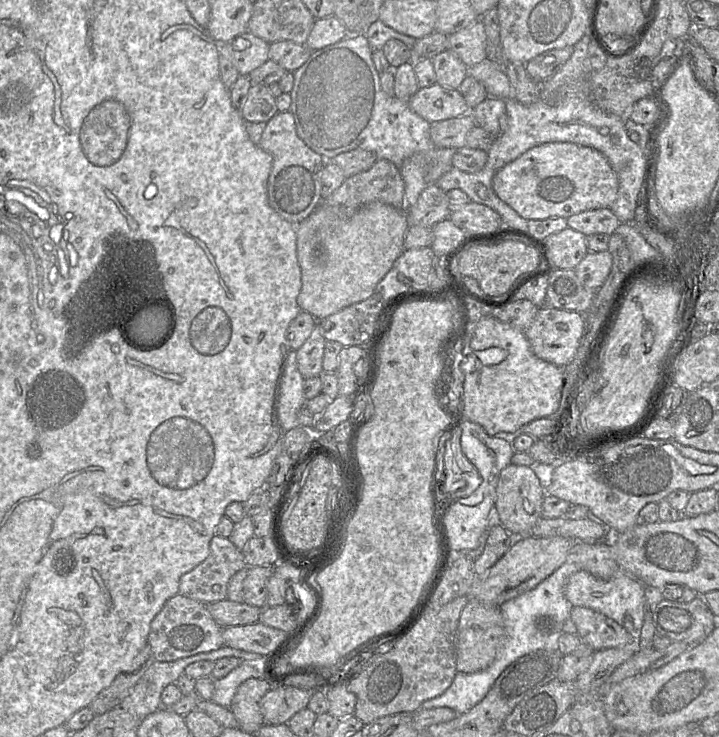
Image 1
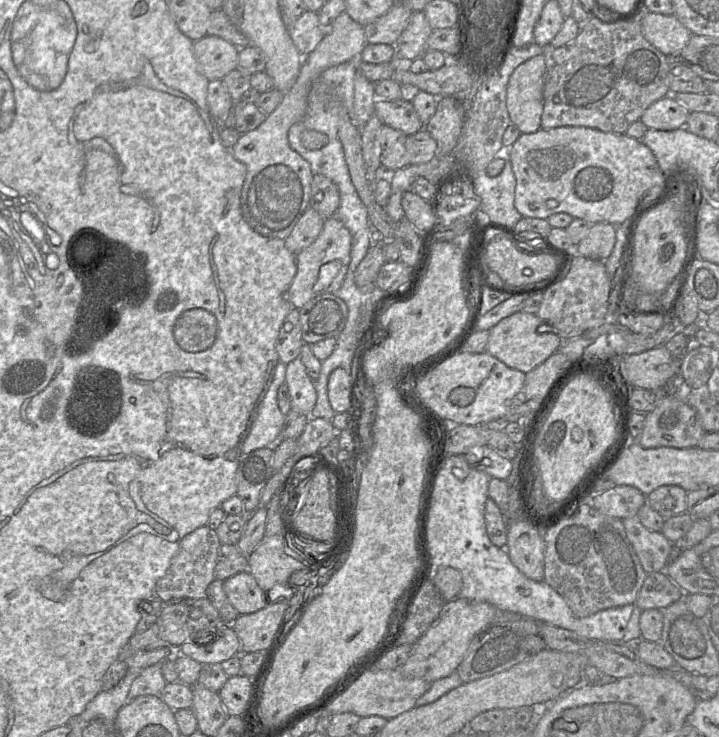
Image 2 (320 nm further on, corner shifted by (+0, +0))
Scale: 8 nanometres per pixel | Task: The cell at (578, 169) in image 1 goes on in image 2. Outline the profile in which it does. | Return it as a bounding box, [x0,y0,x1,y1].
[510,126,671,225]

